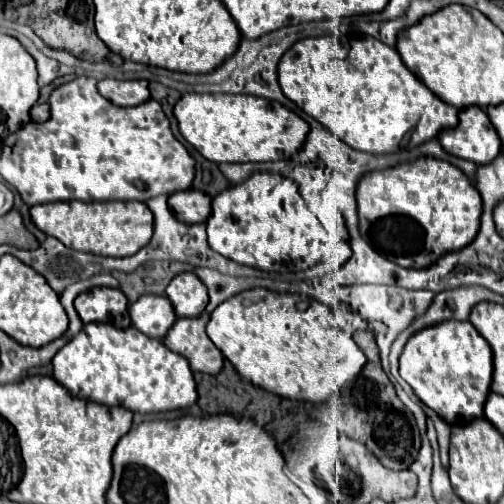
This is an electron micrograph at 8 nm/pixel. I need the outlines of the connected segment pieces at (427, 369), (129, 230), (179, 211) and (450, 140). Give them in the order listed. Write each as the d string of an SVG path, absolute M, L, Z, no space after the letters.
M443 321L415 333L407 341L399 357L399 373L443 421L449 425L469 423L483 417L483 405L491 393L491 347L469 321Z
M59 201L59 203L47 203L47 205L35 205L31 207L33 223L51 237L57 237L63 245L73 247L77 251L103 255L103 257L129 257L143 249L153 235L153 213L151 209L141 201L105 201L105 203L85 203L85 201Z
M197 189L177 191L169 197L175 217L183 223L205 223L211 215L211 197Z
M467 107L459 113L459 125L439 133L443 149L455 157L487 165L501 153L501 139L481 107Z

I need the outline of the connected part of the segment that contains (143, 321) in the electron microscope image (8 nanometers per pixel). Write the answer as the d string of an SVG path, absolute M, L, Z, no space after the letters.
M145 295L143 299L137 299L129 307L129 315L133 325L153 339L163 339L177 319L171 301L167 297L157 295Z

